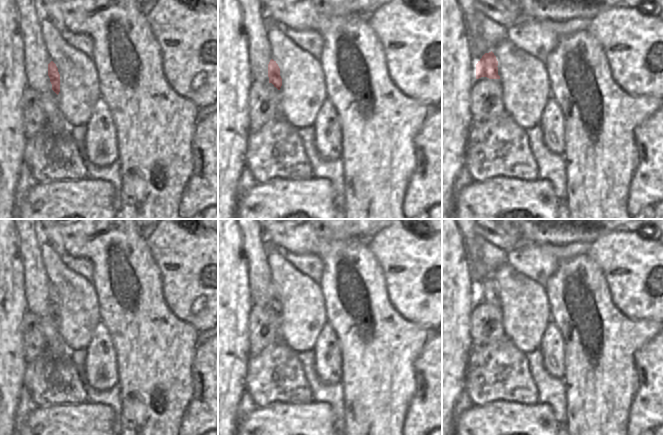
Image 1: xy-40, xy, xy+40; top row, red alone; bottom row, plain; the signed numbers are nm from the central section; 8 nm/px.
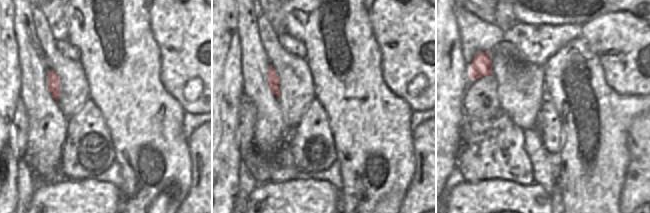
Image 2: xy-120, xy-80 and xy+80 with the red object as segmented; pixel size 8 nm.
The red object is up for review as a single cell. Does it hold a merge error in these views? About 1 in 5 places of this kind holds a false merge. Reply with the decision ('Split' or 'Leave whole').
Leave whole.

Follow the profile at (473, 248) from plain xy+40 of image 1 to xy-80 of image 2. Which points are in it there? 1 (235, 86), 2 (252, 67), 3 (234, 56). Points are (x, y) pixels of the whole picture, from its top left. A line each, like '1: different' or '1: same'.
1: different
2: same
3: different

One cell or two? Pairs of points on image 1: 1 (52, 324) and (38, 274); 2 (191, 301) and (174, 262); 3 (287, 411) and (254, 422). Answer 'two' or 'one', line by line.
1: one
2: one
3: one

